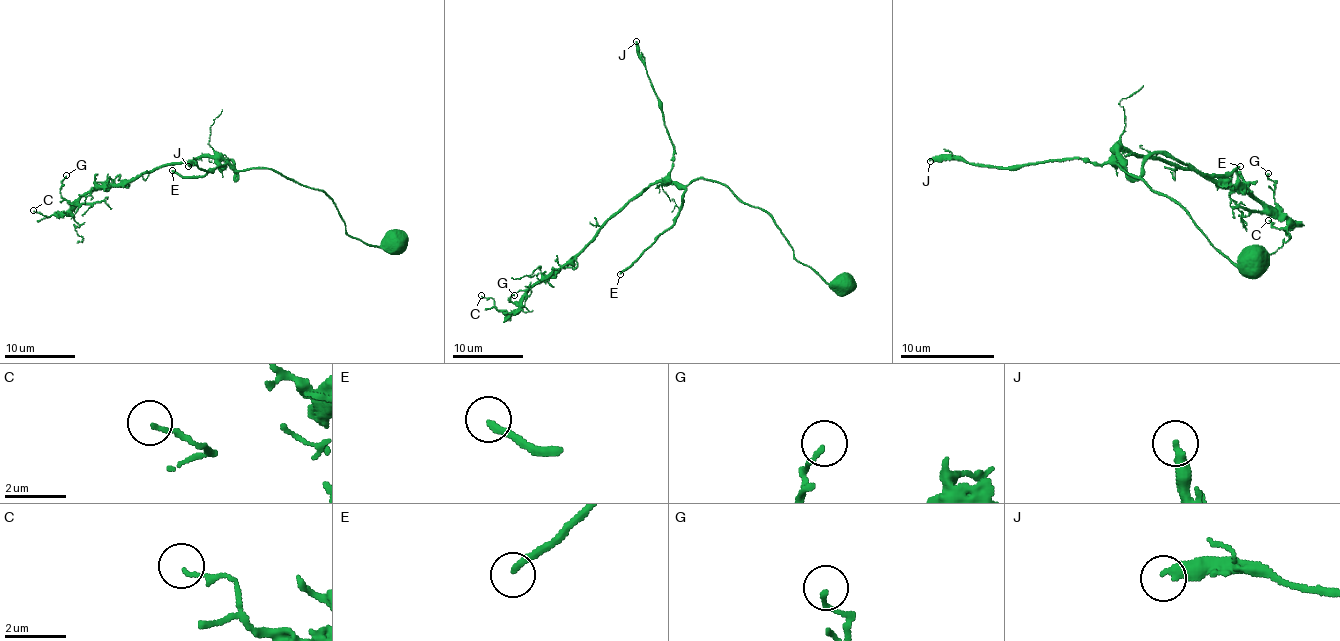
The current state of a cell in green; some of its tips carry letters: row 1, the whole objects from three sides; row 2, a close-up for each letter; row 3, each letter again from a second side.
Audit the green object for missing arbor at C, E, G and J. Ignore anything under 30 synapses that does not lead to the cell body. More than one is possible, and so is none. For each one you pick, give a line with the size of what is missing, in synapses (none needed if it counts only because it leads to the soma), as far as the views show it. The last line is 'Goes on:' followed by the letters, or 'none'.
E: Roughly 70 synapses
Goes on: E

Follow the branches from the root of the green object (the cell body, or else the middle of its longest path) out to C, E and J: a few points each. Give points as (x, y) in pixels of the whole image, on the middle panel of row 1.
C: (844, 283), (800, 263), (766, 212), (719, 182), (694, 179), (648, 184), (514, 311), (481, 295)
E: (844, 283), (826, 283), (800, 263), (766, 212), (705, 179), (694, 179), (685, 188), (676, 219), (620, 274)
J: (844, 283), (826, 283), (800, 263), (772, 218), (726, 186), (669, 181), (673, 142), (636, 41)

